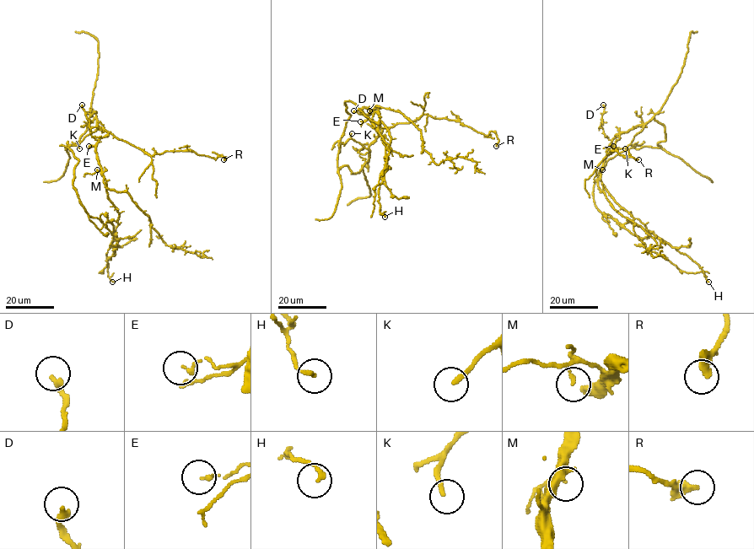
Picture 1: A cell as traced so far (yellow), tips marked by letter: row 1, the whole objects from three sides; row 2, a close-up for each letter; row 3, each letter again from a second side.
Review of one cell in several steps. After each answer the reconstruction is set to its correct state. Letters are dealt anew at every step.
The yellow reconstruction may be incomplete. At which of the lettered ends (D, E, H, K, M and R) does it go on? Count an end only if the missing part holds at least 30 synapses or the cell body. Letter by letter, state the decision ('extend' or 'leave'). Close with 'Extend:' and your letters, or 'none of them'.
D: leave
E: leave
H: leave
K: leave
M: leave
R: leave
Extend: none of them

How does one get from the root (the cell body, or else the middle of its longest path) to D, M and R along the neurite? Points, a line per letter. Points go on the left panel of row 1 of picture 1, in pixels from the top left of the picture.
D: (98, 159), (97, 141), (91, 136), (89, 121), (82, 104)
M: (98, 159), (100, 169), (97, 169)
R: (98, 159), (96, 144), (110, 133), (151, 155), (192, 151), (215, 159), (226, 157), (223, 159)

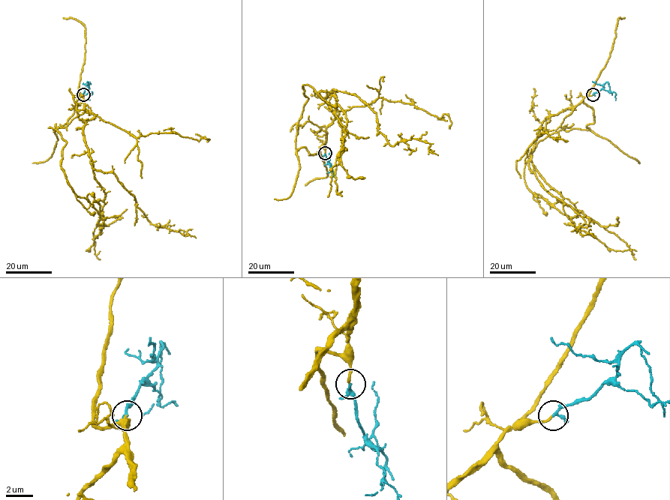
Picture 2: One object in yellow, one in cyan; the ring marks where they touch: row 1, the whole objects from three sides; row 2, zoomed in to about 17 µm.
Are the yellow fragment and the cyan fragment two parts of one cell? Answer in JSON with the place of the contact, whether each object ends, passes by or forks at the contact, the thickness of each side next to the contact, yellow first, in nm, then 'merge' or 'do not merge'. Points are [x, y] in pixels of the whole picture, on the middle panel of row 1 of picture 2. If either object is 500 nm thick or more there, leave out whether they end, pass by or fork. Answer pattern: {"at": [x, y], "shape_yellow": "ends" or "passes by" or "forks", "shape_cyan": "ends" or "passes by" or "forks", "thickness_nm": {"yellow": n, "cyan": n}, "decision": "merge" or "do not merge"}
{"at": [325, 153], "shape_yellow": "ends", "shape_cyan": "passes by", "thickness_nm": {"yellow": 160, "cyan": 170}, "decision": "merge"}

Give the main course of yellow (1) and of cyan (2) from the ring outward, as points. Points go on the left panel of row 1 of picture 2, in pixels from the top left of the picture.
1: (83, 94), (85, 111), (56, 130), (67, 143), (61, 164), (67, 181), (104, 220), (89, 250), (85, 251)
2: (83, 94), (86, 89), (92, 92), (89, 100)

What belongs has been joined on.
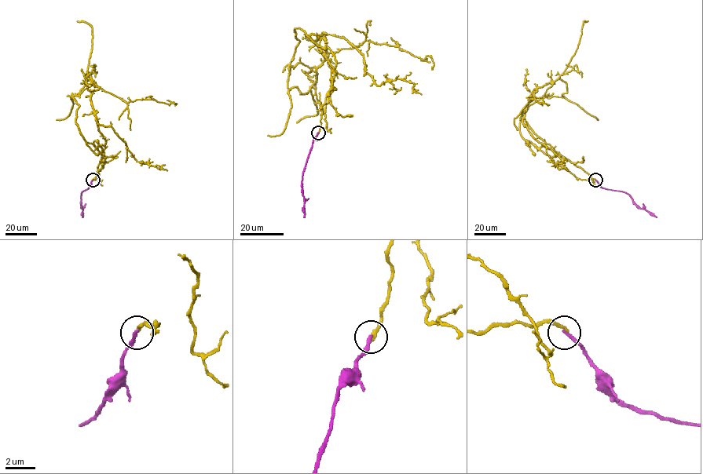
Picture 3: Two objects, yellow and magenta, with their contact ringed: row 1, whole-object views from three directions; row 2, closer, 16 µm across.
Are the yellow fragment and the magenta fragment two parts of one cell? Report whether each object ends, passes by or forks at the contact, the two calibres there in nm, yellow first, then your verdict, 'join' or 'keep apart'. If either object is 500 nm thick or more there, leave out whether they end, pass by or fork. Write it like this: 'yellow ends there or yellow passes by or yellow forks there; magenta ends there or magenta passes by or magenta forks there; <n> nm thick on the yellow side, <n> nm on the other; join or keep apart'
yellow ends there; magenta ends there; 240 nm thick on the yellow side, 240 nm on the other; keep apart

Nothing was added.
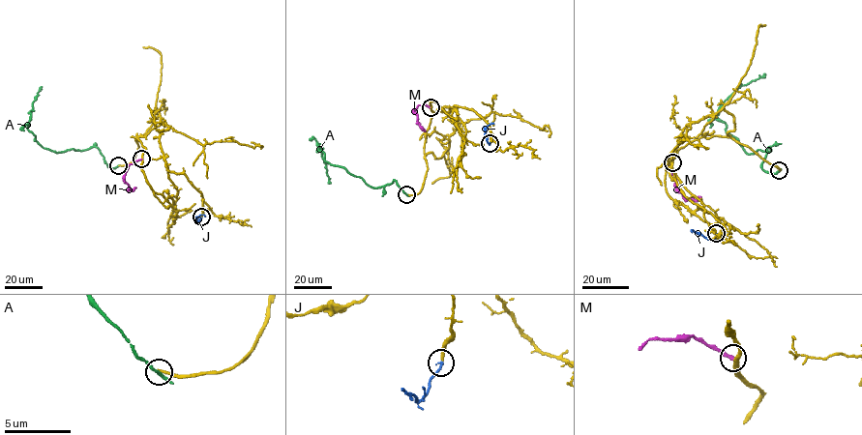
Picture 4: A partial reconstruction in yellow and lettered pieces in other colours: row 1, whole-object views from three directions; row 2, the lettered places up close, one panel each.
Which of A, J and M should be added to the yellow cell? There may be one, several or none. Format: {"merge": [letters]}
{"merge": ["J"]}

